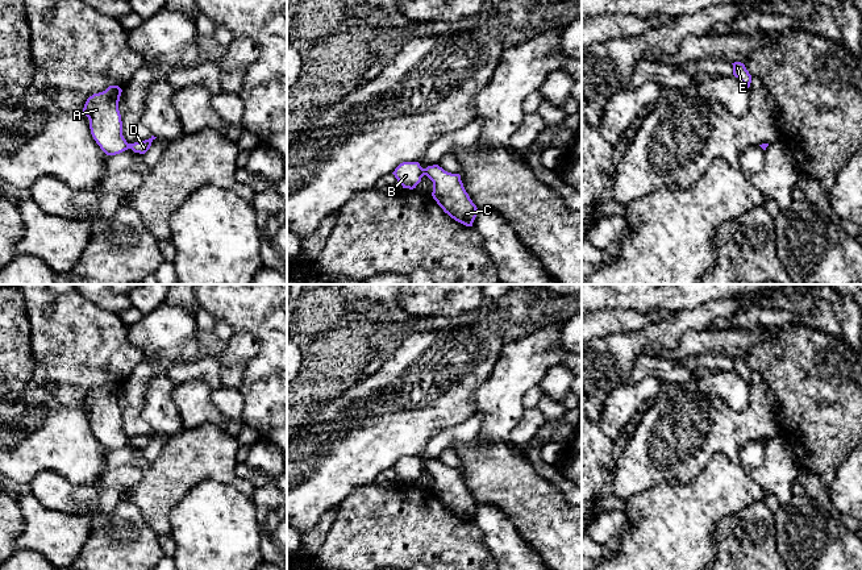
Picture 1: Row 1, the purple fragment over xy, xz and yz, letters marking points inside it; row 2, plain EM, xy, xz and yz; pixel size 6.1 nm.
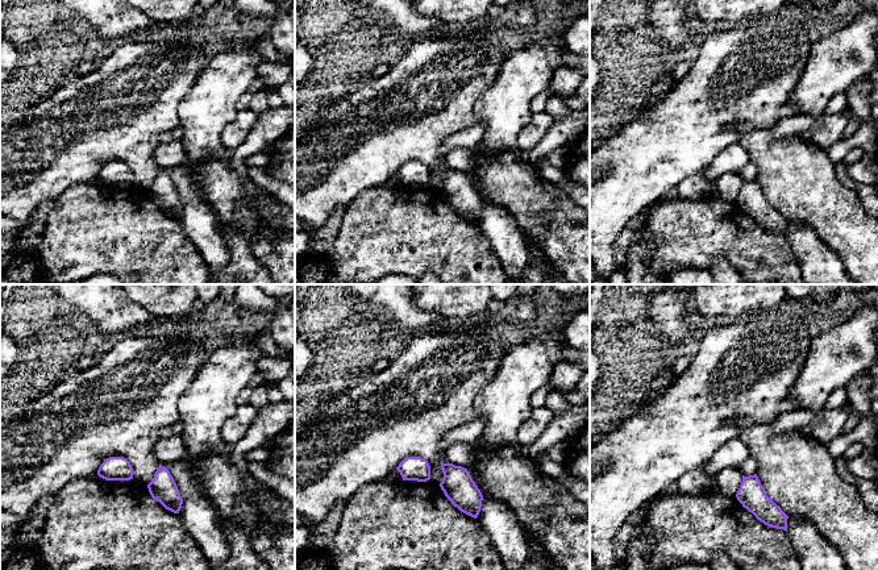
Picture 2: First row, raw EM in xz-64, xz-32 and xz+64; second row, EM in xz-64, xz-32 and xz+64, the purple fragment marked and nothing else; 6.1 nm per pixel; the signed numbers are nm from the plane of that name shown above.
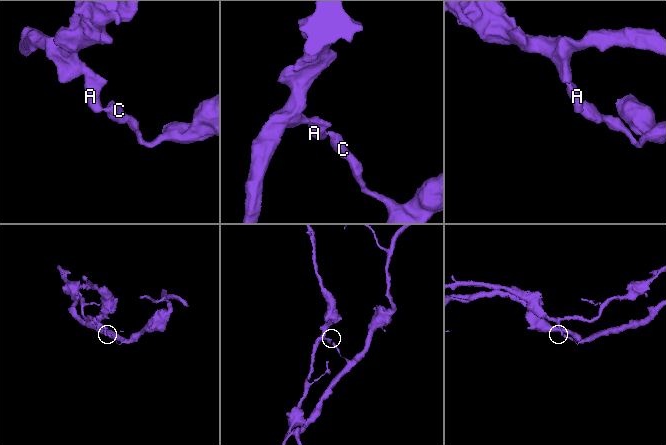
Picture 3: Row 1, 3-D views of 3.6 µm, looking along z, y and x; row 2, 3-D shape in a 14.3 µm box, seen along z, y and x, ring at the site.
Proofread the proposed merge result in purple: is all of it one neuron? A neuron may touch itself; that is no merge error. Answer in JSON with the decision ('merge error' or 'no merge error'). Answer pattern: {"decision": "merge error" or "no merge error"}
{"decision": "merge error"}

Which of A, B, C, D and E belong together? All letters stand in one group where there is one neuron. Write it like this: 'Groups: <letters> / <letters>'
Groups: A B E / C D

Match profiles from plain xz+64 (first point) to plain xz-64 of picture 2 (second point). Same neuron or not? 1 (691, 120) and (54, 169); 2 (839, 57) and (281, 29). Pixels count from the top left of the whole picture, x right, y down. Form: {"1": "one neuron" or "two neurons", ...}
{"1": "one neuron", "2": "two neurons"}

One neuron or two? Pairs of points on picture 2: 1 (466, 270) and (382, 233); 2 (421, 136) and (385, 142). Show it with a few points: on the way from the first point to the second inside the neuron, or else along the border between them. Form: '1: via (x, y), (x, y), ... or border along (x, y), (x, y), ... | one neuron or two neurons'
1: via (445, 249), (429, 234), (403, 233) | one neuron
2: via (412, 136), (394, 136) | one neuron

